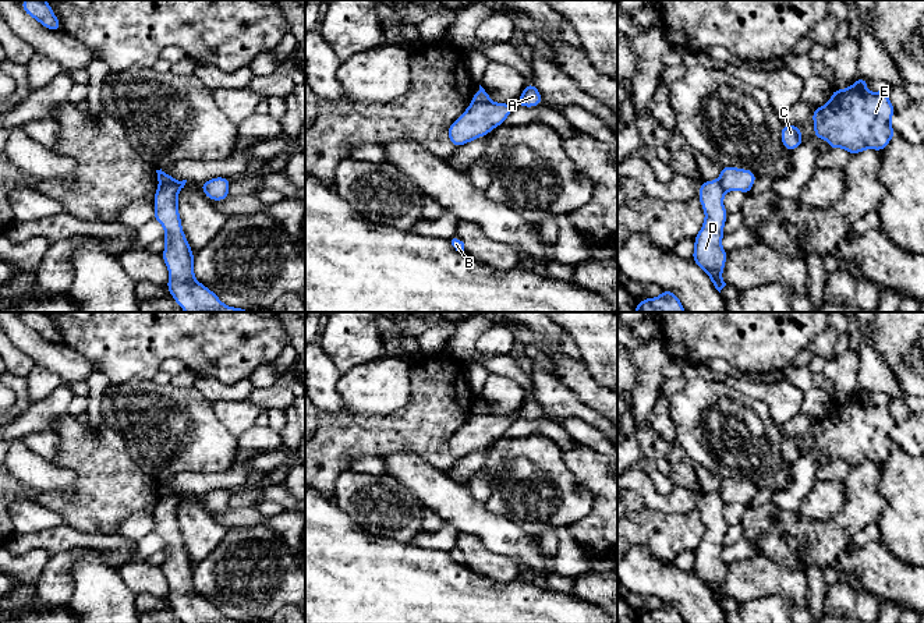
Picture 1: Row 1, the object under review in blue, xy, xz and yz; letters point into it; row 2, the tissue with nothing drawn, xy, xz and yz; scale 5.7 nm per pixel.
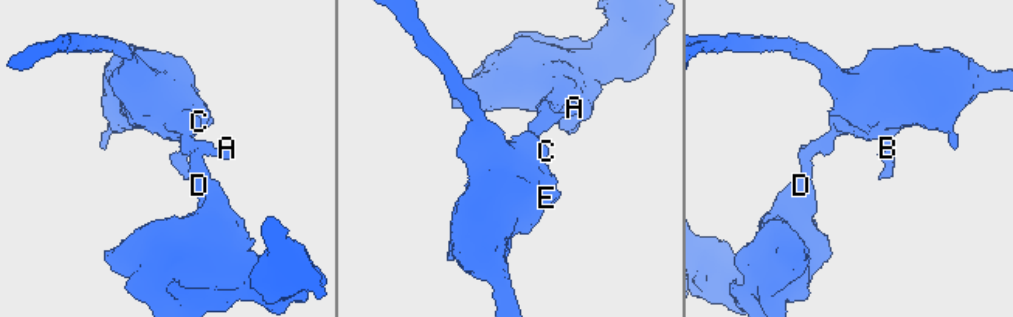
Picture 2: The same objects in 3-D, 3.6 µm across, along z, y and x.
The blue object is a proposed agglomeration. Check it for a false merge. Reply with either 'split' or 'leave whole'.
split

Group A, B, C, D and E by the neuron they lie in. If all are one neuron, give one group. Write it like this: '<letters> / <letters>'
A B C E / D

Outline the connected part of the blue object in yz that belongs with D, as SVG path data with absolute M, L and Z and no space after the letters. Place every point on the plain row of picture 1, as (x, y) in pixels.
M718 492L700 496L698 512L705 525L701 542L694 551L691 571L709 588L714 599L721 605L726 598L722 584L727 564L722 560L723 538L727 523L723 518L725 502Z

